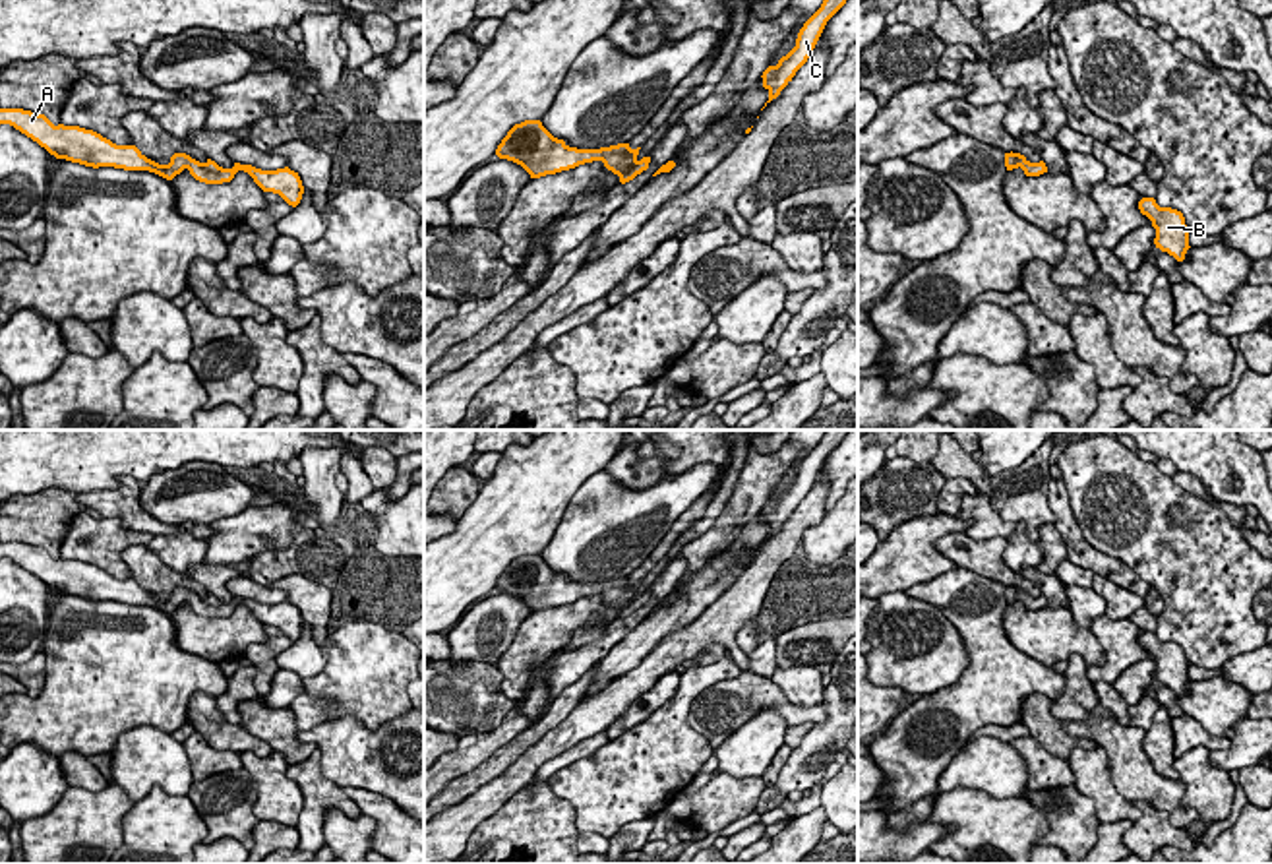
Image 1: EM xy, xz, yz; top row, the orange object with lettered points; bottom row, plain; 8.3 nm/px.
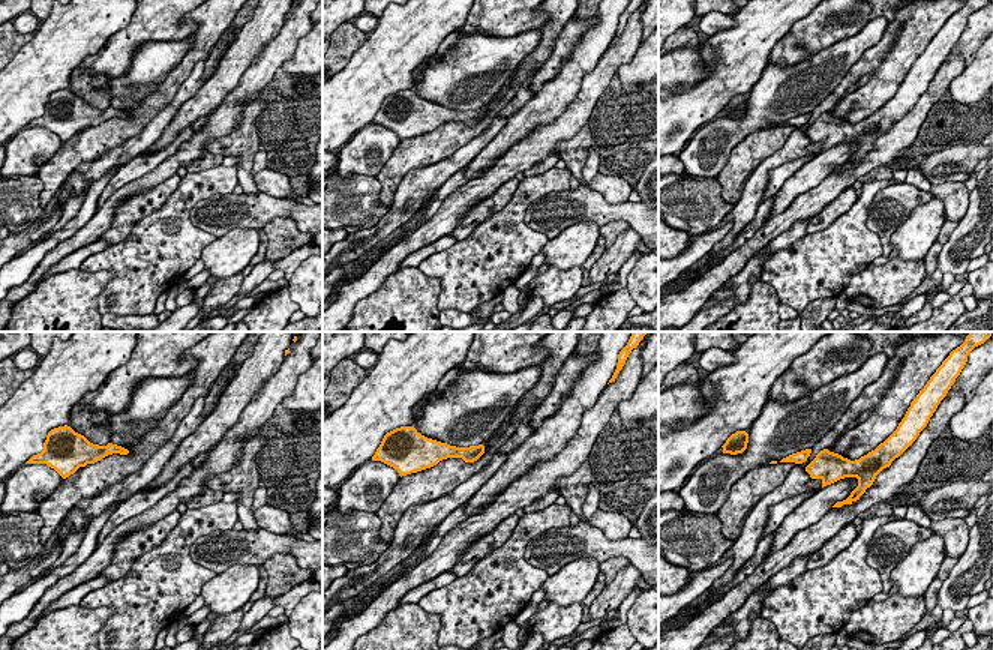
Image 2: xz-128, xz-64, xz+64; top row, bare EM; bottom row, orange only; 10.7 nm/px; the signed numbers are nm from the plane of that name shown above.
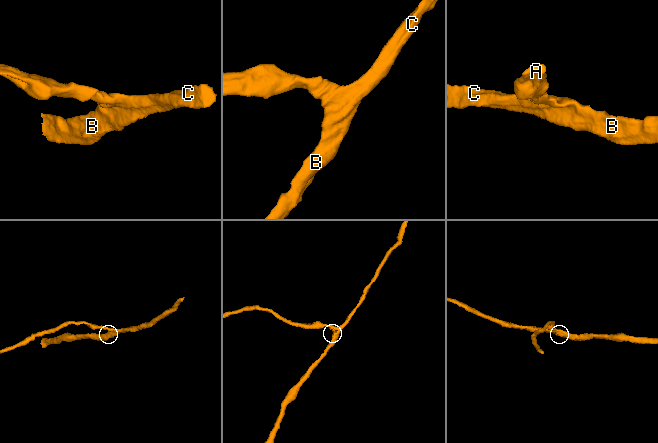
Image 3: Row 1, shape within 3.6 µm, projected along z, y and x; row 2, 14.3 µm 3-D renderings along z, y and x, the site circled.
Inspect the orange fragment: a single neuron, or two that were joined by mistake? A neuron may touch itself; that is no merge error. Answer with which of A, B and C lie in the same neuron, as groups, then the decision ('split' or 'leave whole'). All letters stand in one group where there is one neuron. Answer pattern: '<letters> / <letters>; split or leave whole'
A B C; leave whole

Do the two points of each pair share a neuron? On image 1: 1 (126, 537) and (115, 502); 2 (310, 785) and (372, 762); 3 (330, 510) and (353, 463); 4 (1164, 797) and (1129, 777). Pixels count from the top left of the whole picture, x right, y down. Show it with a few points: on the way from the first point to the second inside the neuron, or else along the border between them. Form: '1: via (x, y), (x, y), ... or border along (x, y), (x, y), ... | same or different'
1: border along (103, 516), (117, 518), (130, 529), (153, 535) | different
2: border along (318, 748), (322, 773), (341, 789) | different
3: border along (343, 452), (339, 471) | different
4: via (1156, 791), (1137, 781) | same

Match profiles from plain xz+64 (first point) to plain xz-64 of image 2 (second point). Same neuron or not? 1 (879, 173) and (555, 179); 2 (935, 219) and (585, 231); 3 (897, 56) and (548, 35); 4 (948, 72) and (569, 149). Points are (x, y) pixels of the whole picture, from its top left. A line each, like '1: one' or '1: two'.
1: two
2: one
3: two
4: two

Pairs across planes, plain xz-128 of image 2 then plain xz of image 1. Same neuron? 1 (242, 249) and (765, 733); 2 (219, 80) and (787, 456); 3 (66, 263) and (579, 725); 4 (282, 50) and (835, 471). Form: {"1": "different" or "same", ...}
{"1": "same", "2": "different", "3": "different", "4": "different"}

